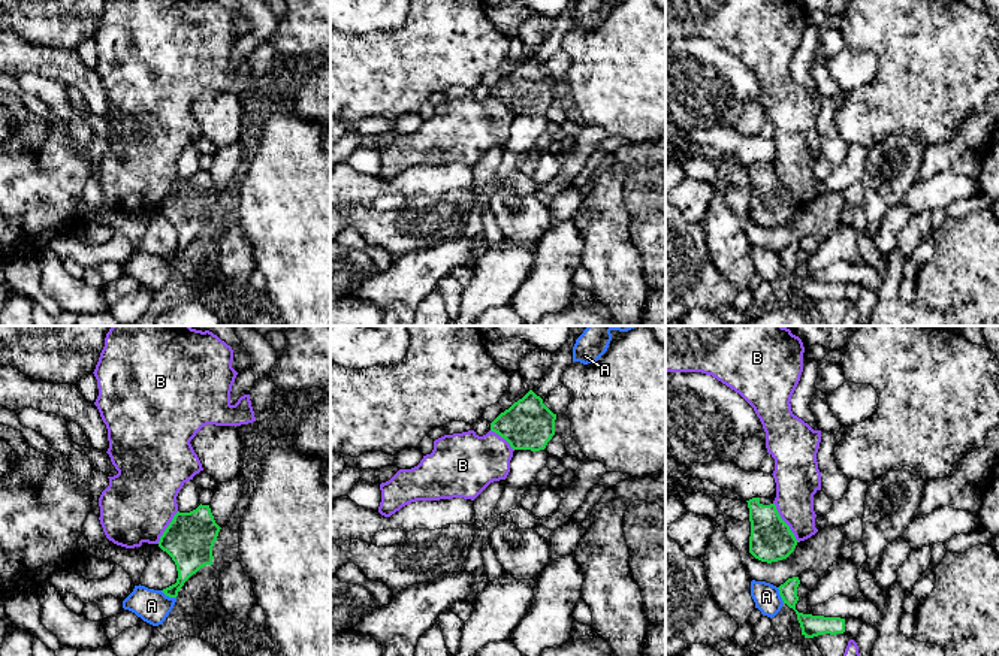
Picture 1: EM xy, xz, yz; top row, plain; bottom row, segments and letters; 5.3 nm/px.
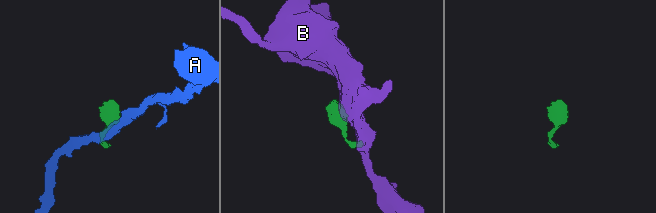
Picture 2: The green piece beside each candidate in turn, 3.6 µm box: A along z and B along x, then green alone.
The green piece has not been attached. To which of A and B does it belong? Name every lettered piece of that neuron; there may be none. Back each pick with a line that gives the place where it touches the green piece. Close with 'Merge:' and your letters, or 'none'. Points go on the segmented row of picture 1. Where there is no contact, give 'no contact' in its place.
Merge: none

